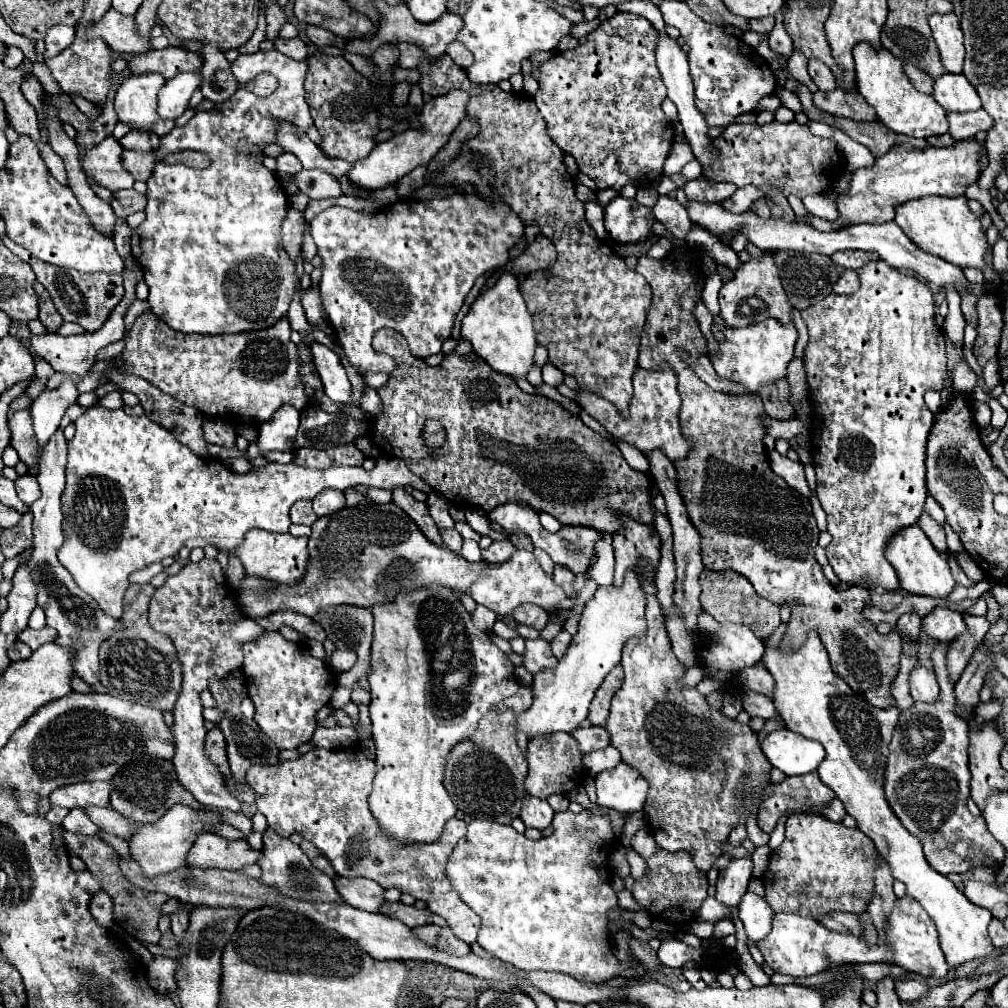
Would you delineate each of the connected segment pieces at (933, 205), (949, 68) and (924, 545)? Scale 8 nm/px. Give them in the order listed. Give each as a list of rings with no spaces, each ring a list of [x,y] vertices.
[[[924,196],[922,200],[910,200],[908,204],[900,204],[896,208],[896,218],[894,222],[918,244],[924,252],[930,252],[950,264],[958,264],[960,268],[976,268],[984,272],[984,286],[988,292],[996,292],[1002,284],[1000,274],[990,266],[984,258],[986,254],[992,252],[992,246],[988,244],[986,230],[980,224],[980,218],[972,214],[968,208],[968,198],[966,196],[956,196],[956,198],[946,198],[946,196]]]
[[[932,14],[928,18],[932,36],[940,50],[940,60],[946,72],[960,74],[964,66],[964,34],[956,14]]]
[[[910,526],[894,534],[886,546],[886,558],[896,568],[898,580],[902,582],[902,590],[910,594],[930,596],[930,598],[948,598],[956,586],[948,560],[938,554],[938,550],[932,546],[928,536],[918,526]]]

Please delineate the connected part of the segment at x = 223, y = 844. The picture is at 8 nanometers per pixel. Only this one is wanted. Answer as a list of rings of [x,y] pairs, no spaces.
[[[200,832],[186,862],[192,868],[240,870],[246,864],[254,864],[258,858],[260,852],[252,850],[246,840],[226,840],[212,832]]]

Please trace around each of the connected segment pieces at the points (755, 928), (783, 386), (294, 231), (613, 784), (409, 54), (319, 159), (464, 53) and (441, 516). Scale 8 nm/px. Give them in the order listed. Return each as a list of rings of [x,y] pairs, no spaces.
[[[746,892],[738,904],[738,916],[752,942],[758,942],[770,934],[774,910],[766,900],[754,892]]]
[[[786,380],[774,382],[774,386],[766,386],[760,392],[764,400],[764,408],[770,418],[776,420],[790,420],[794,416],[794,408],[790,404],[790,386]]]
[[[290,208],[284,222],[282,222],[282,244],[286,254],[290,254],[290,260],[296,262],[302,246],[302,234],[304,234],[304,218],[302,212]]]
[[[620,762],[616,768],[596,776],[598,804],[622,814],[634,814],[644,808],[648,782],[630,766]]]
[[[400,42],[398,44],[398,50],[400,50],[400,56],[398,56],[398,66],[400,68],[416,68],[420,58],[426,56],[426,52],[414,44],[404,44]]]
[[[280,122],[276,128],[276,144],[284,152],[292,152],[302,168],[320,168],[332,176],[342,176],[348,174],[350,162],[340,160],[340,158],[328,158],[308,136],[304,130],[290,122]]]
[[[458,42],[448,44],[446,54],[448,54],[460,68],[464,68],[464,70],[470,68],[470,64],[472,64],[472,54],[470,54],[462,44],[458,44]]]
[[[432,490],[427,496],[426,503],[439,529],[454,527],[455,522],[449,515],[450,502],[447,499]]]

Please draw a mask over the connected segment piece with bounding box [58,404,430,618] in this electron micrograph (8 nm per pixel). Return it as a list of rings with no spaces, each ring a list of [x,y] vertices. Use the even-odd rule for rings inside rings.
[[[94,404],[90,406],[76,422],[76,434],[74,438],[68,442],[68,464],[66,464],[66,490],[62,494],[62,512],[64,512],[64,544],[62,548],[58,550],[58,560],[60,564],[72,574],[74,582],[86,592],[90,594],[98,606],[112,618],[120,618],[122,616],[122,598],[126,594],[126,588],[130,586],[130,574],[136,572],[136,570],[142,570],[154,562],[160,562],[162,558],[166,556],[174,556],[182,546],[188,546],[190,550],[192,548],[204,548],[206,544],[214,544],[216,548],[224,548],[228,552],[232,552],[244,538],[244,534],[252,528],[260,528],[260,530],[268,530],[268,532],[288,532],[290,528],[290,506],[298,500],[312,500],[318,492],[322,492],[324,488],[330,488],[330,486],[366,486],[366,488],[384,488],[384,490],[392,490],[394,486],[406,486],[410,484],[412,488],[416,490],[422,490],[422,492],[430,492],[430,486],[426,482],[422,482],[422,478],[414,476],[408,466],[398,460],[398,458],[390,458],[390,456],[382,456],[376,460],[376,468],[374,470],[364,470],[362,466],[338,466],[338,468],[326,468],[326,470],[314,470],[314,468],[306,468],[306,466],[298,466],[298,464],[268,464],[268,466],[260,466],[260,468],[254,468],[252,472],[248,474],[236,474],[232,472],[230,468],[226,468],[222,462],[218,460],[210,460],[208,462],[200,456],[196,456],[188,446],[180,444],[166,428],[154,424],[148,416],[140,416],[140,418],[132,418],[128,416],[122,408],[120,410],[110,410],[110,408],[104,408],[100,404]]]

